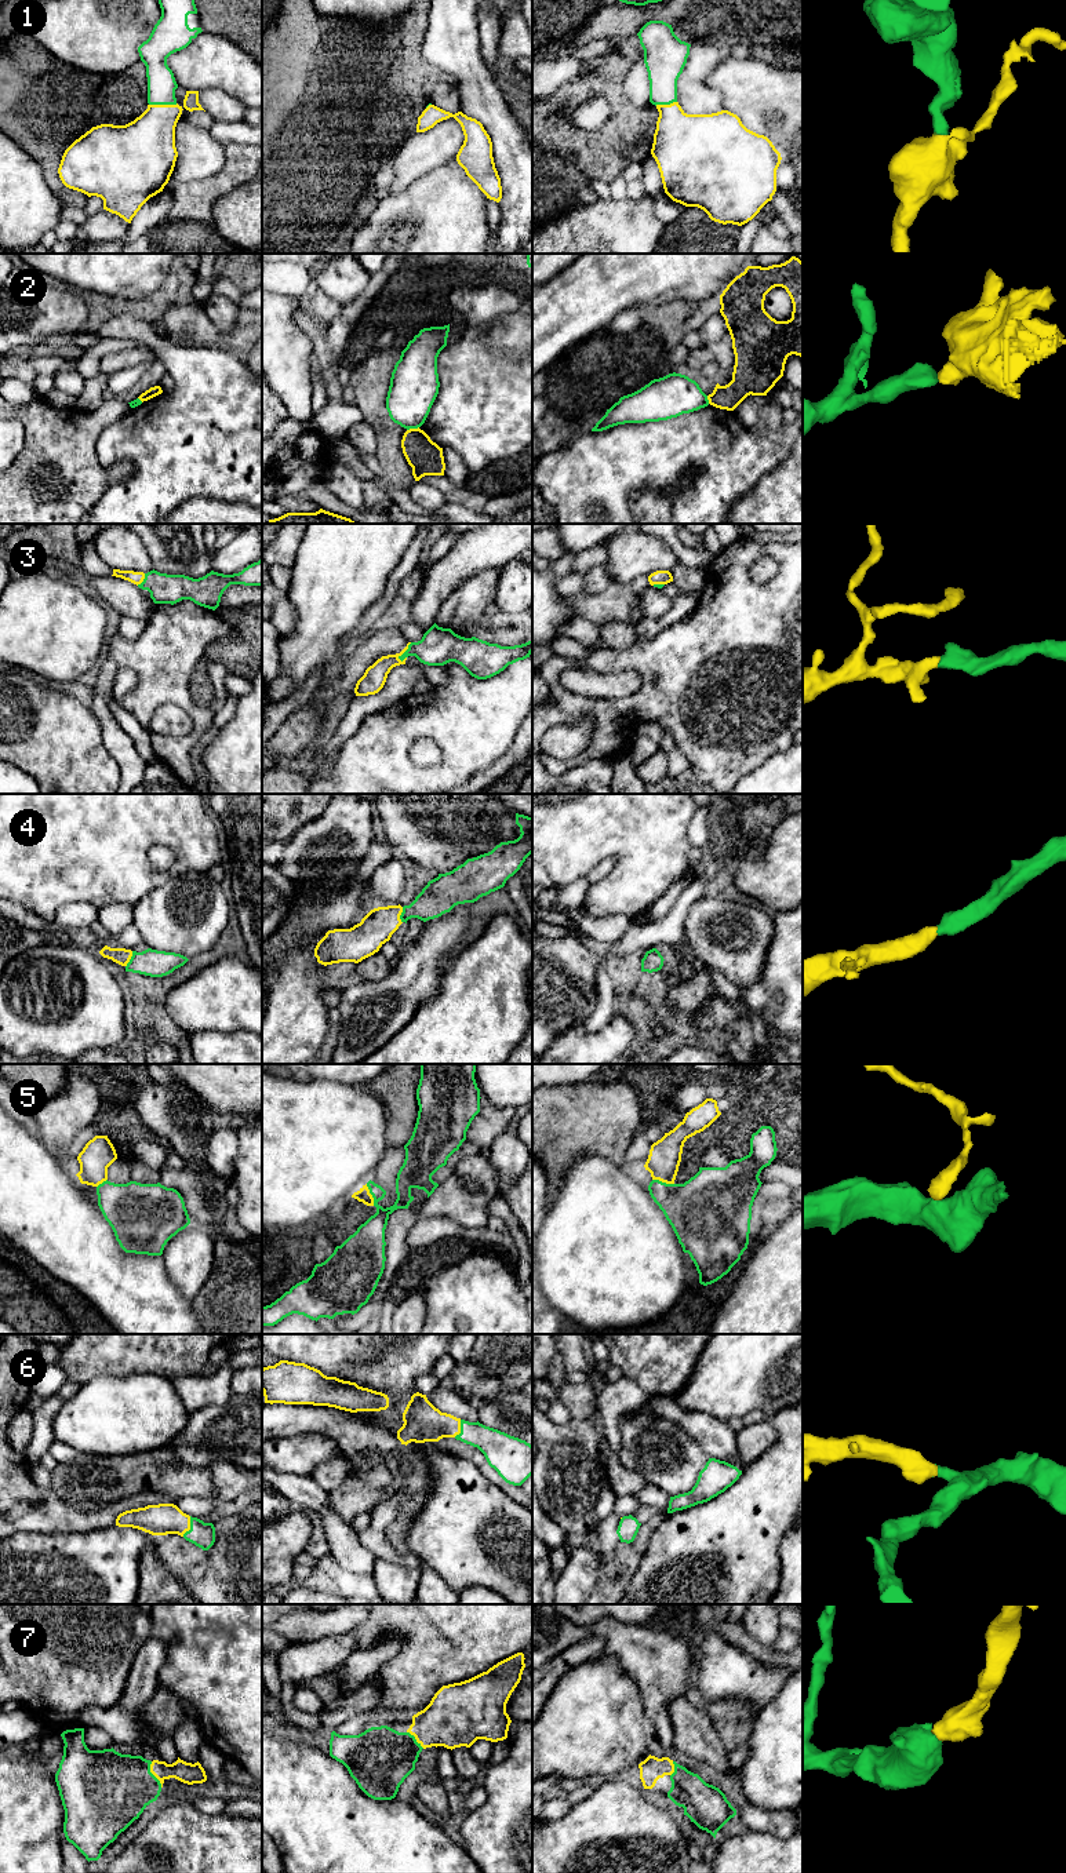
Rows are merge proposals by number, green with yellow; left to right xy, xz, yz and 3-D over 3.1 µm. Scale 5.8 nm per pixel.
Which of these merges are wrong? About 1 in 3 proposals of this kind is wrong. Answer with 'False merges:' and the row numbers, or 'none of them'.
False merges: 2

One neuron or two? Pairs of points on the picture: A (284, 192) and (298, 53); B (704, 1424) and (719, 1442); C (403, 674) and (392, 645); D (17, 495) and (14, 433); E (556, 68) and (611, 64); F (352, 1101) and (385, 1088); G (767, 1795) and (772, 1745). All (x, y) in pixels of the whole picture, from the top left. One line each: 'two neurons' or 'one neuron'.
A: one neuron
B: one neuron
C: two neurons
D: two neurons
E: two neurons
F: two neurons
G: one neuron

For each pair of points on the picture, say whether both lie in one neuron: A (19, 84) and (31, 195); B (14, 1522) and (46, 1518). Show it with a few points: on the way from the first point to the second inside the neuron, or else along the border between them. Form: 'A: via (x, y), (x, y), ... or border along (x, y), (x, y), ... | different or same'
A: border along (14, 141), (39, 164), (44, 181) | different
B: via (22, 1518), (37, 1518) | same

